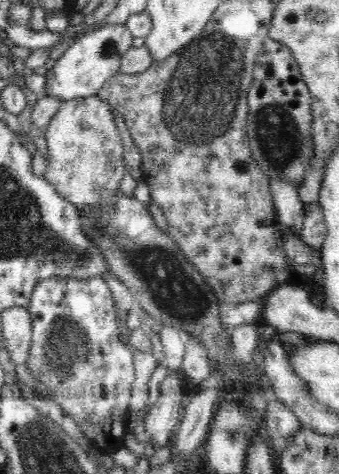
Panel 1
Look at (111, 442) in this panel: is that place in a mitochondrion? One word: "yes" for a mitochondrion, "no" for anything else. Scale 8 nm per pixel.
no

